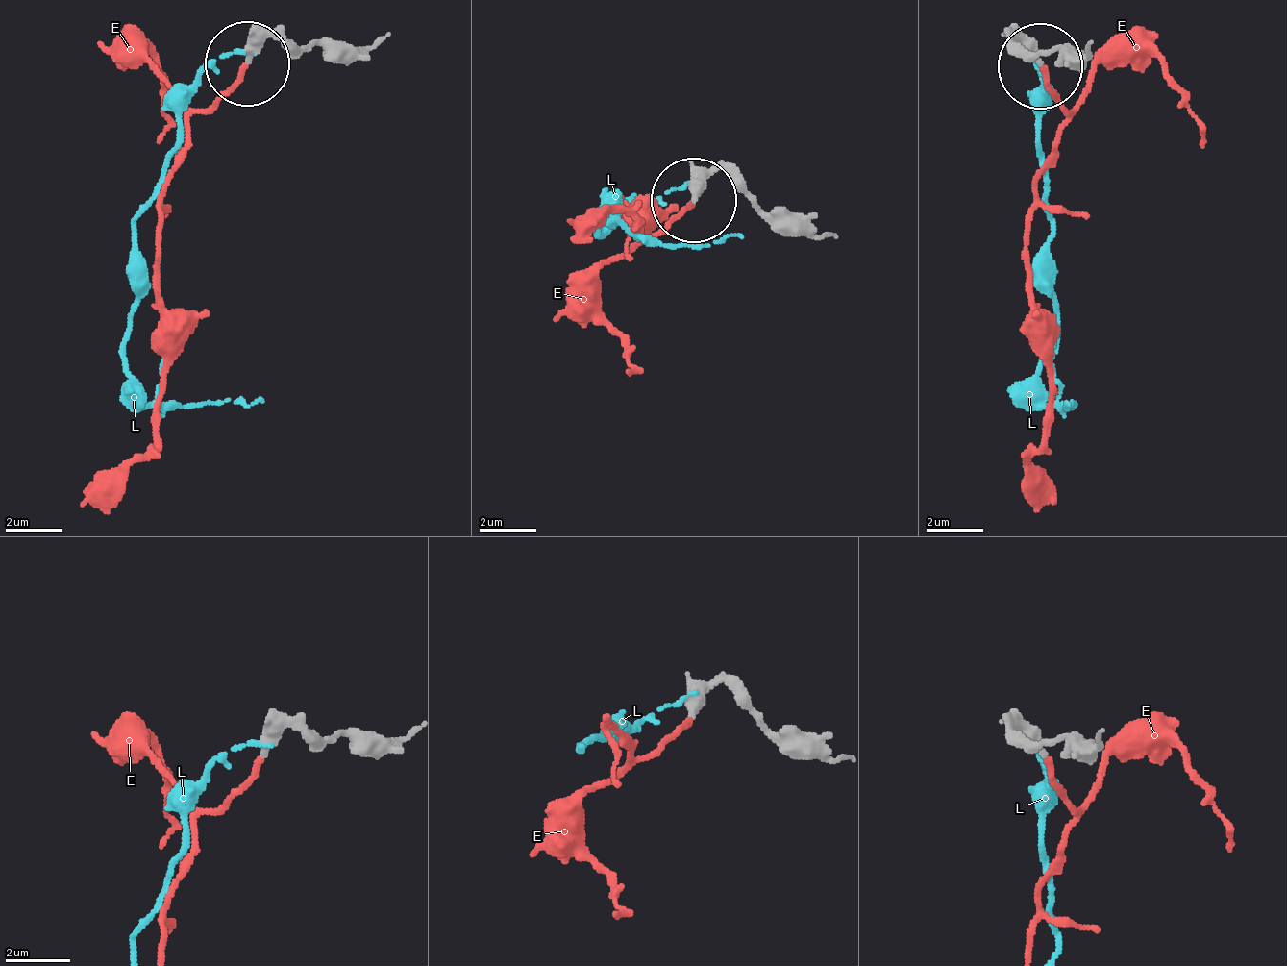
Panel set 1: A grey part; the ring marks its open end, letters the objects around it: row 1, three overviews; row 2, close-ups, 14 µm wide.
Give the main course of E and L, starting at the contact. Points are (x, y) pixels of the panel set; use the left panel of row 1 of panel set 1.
E: (245, 61), (193, 117), (160, 204), (160, 345), (166, 374), (152, 444), (81, 494)
L: (247, 48), (203, 76), (182, 147), (137, 217), (123, 352), (124, 374), (144, 402), (264, 401)

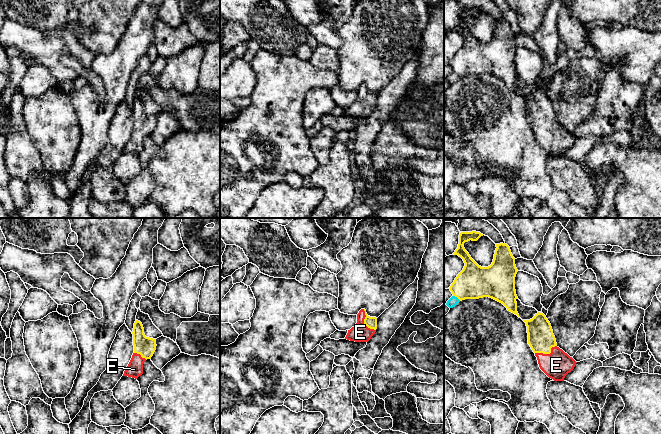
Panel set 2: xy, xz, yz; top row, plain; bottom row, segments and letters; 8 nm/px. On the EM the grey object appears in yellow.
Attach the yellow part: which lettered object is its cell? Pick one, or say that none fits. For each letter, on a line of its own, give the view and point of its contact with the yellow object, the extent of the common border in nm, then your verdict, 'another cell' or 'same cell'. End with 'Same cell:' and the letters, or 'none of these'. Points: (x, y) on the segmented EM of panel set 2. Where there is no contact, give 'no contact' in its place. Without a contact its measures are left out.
E: meets yellow in xz at (364, 322); contact 200 nm long; same cell
L: meets yellow in yz at (457, 297); contact 80 nm long; another cell
Same cell: E

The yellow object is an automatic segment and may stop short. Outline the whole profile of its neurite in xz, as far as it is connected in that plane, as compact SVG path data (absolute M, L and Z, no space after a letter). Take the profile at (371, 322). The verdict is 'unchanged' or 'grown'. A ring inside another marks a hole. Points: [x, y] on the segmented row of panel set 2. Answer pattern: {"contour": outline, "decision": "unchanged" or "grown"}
{"contour": "M365 309L357 314L357 323L348 330L345 339L355 342L368 342L377 329L377 318L367 315Z", "decision": "grown"}

